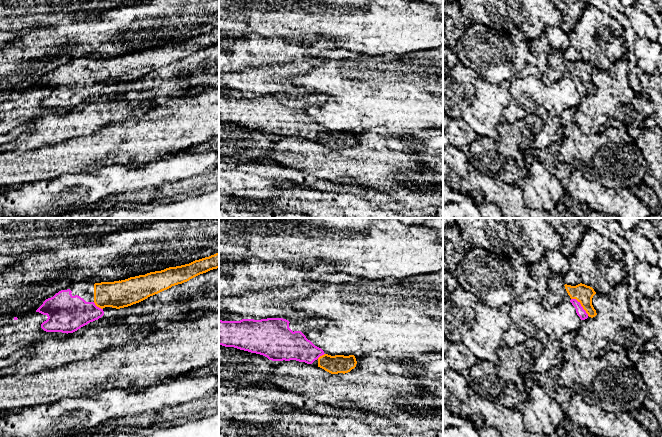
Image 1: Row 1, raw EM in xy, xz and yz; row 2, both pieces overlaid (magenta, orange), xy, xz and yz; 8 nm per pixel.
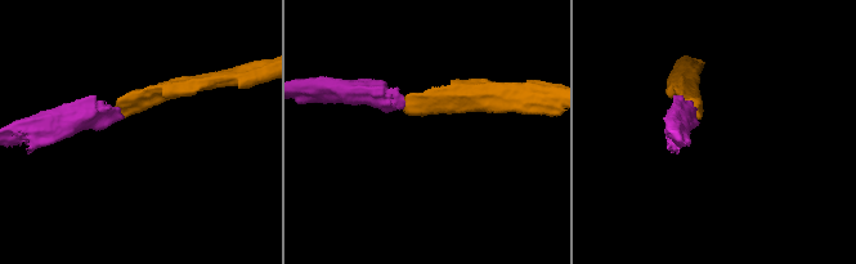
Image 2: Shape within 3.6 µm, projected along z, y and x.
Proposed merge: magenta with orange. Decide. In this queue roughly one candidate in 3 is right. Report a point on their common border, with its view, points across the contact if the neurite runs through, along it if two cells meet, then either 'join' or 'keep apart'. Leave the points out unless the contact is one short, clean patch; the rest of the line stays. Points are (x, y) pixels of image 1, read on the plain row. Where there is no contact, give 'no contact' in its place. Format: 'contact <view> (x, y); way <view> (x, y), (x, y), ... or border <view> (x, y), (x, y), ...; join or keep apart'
contact yz (580, 81); way yz (580, 87), (580, 81), (582, 69); join

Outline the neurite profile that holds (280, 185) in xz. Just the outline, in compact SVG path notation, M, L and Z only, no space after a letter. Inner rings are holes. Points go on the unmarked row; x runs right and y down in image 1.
M219 170L219 193L231 193L245 190L282 191L287 189L299 189L296 184L281 179L265 179L257 174L243 172L240 170Z

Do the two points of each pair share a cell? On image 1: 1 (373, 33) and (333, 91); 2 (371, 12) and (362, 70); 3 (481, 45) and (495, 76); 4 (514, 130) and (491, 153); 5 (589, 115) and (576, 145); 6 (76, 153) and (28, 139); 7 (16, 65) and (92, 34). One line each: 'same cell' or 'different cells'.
1: different cells
2: different cells
3: same cell
4: same cell
5: different cells
6: different cells
7: same cell

